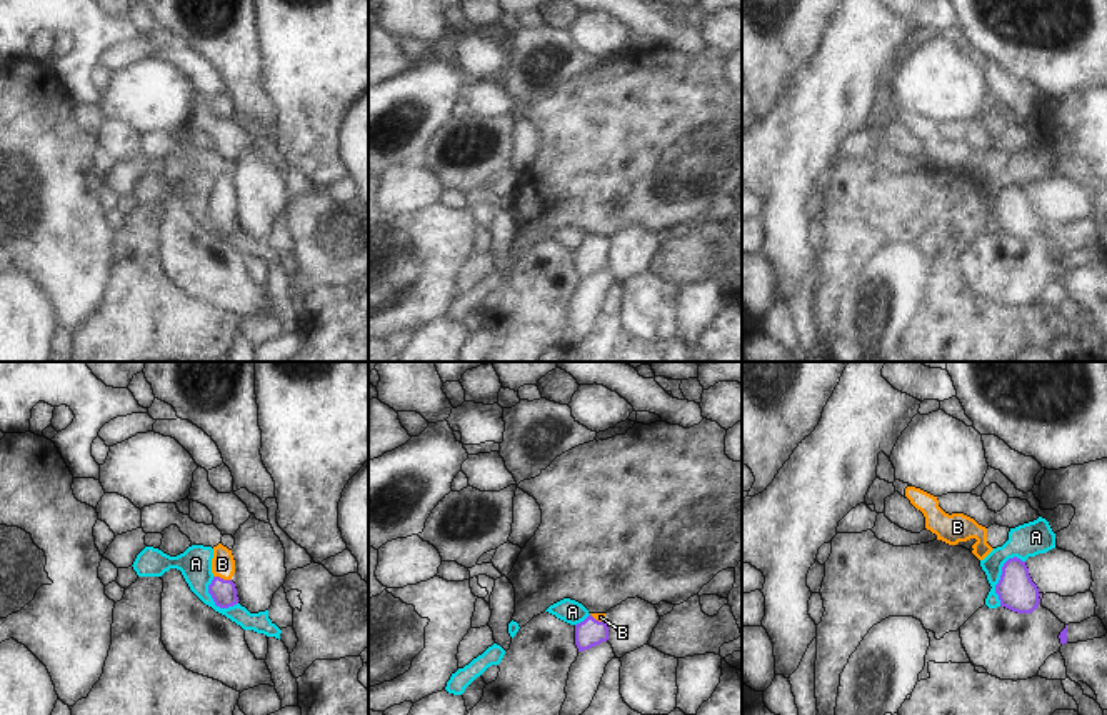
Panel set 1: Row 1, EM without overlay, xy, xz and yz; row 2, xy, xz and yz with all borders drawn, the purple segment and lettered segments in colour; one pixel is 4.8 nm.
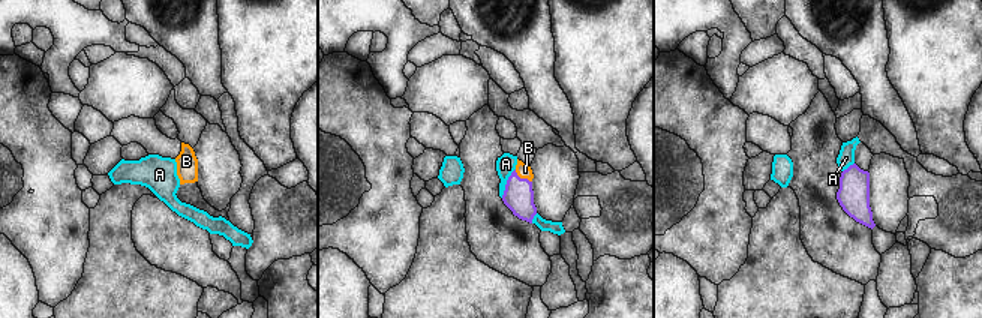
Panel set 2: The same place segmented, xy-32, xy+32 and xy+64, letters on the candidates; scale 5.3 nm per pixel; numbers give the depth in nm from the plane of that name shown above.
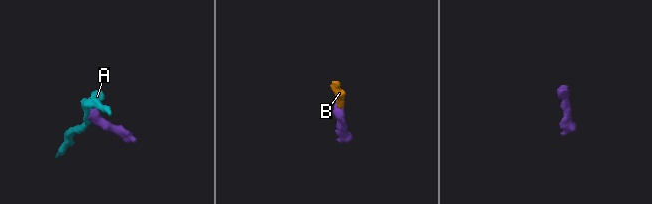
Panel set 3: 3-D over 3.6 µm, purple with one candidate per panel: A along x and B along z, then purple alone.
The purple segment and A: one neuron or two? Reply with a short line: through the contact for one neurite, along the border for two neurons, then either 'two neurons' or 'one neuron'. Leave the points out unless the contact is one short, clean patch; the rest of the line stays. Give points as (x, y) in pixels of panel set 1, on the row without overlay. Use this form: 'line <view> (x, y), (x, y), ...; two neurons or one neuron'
line yz (1016, 182), (1004, 190), (996, 212), (999, 232); two neurons

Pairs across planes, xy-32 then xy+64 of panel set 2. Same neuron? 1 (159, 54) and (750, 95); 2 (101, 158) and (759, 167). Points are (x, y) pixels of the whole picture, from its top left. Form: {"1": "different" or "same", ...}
{"1": "different", "2": "same"}

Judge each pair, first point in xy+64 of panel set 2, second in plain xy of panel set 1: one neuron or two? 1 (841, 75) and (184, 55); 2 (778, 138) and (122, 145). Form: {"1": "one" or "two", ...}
{"1": "one", "2": "one"}

